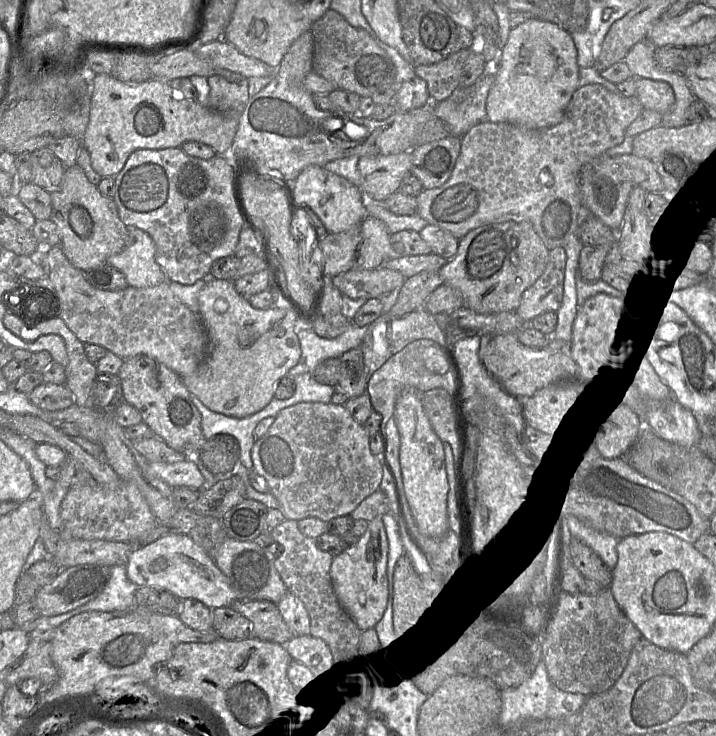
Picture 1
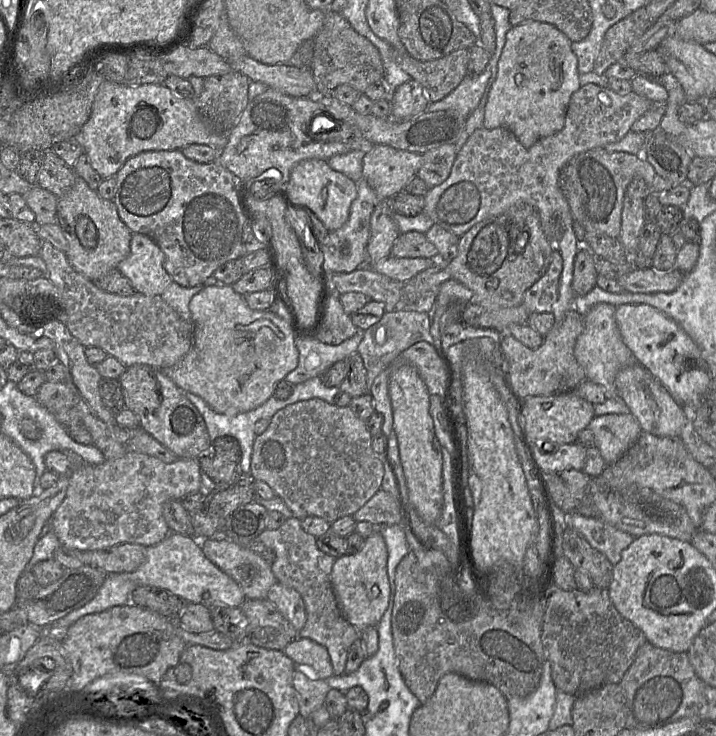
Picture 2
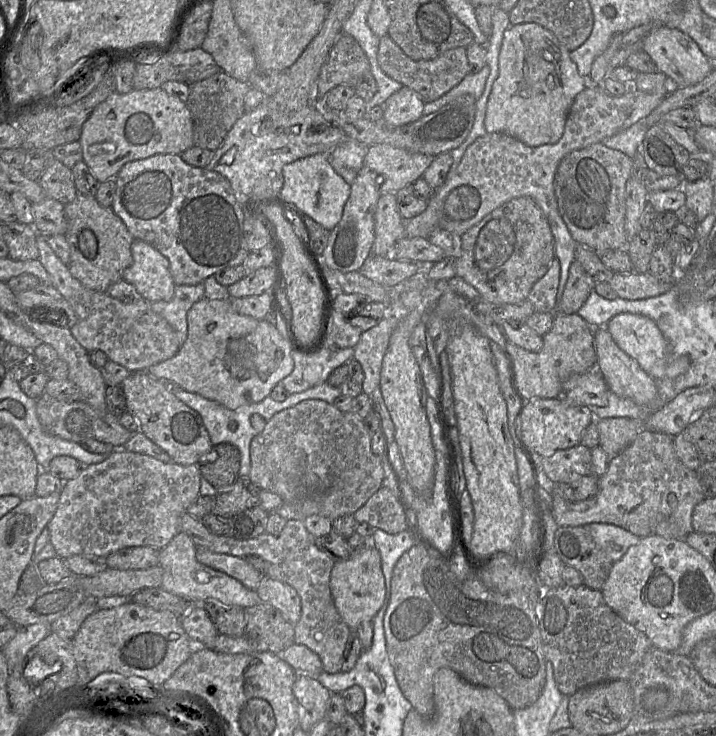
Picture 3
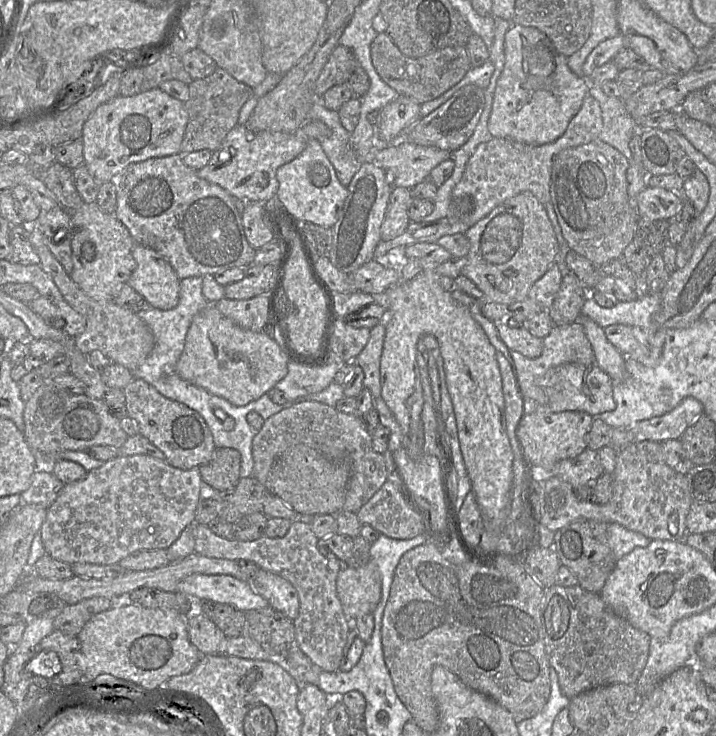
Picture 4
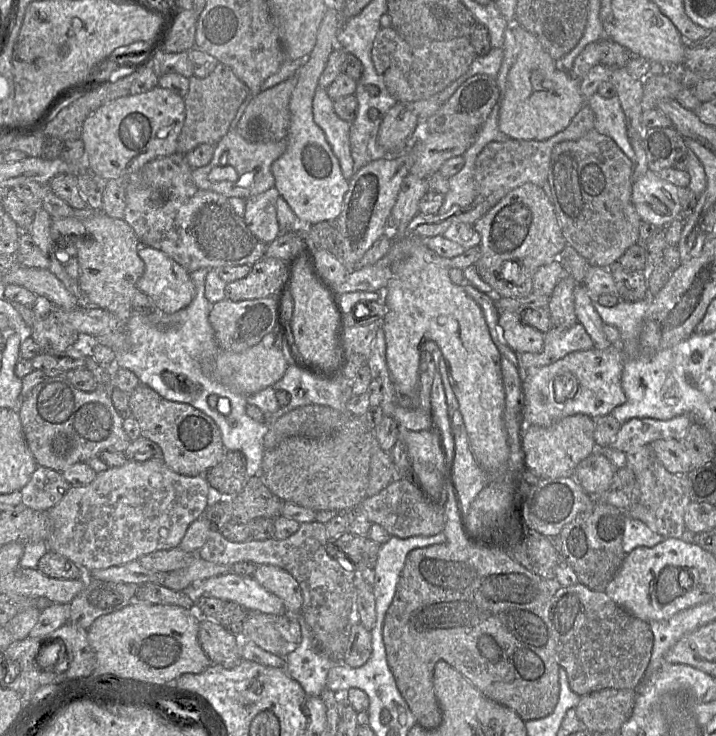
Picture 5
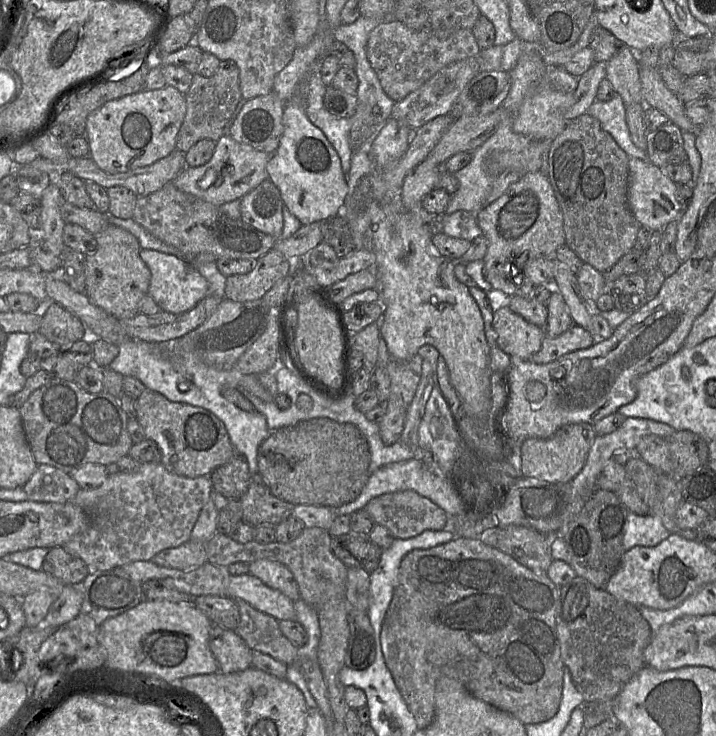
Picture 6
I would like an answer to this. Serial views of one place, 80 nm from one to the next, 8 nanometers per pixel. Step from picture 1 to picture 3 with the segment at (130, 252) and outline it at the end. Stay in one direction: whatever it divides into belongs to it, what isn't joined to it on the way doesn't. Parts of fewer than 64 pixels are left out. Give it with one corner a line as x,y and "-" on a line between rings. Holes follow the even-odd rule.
134,239
131,252
133,261
123,272
123,279
132,284
148,302
171,300
176,284
170,272
169,260
154,246
140,239

